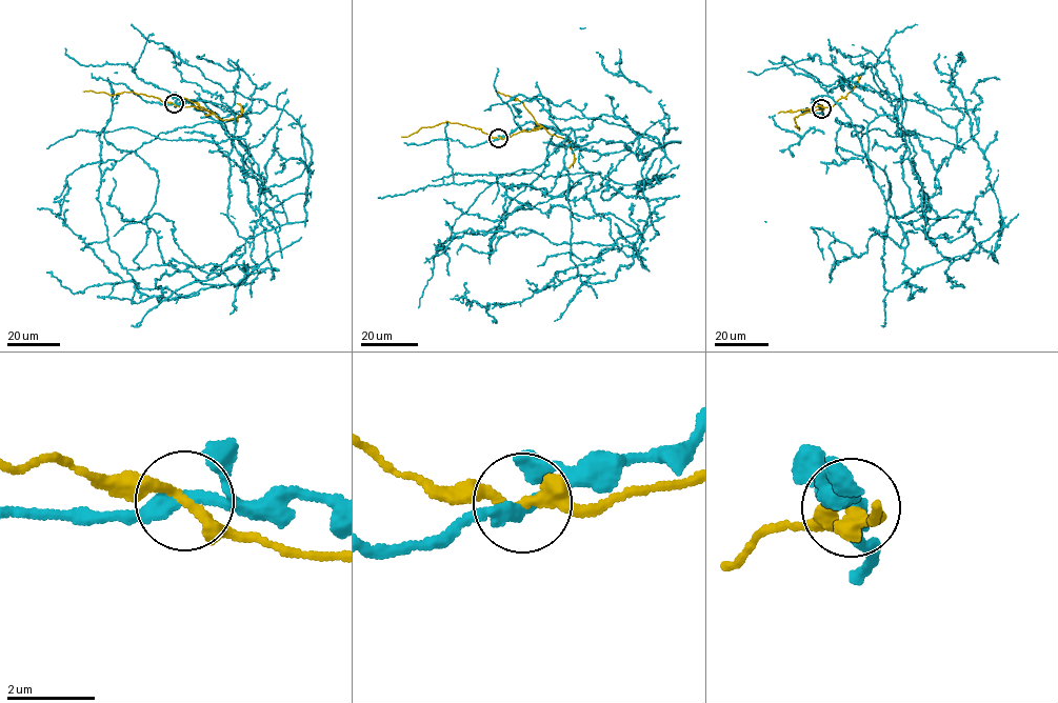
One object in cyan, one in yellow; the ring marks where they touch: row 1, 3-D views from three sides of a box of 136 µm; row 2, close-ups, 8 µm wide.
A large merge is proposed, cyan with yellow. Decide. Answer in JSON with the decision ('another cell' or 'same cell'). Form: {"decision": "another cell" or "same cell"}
{"decision": "another cell"}

